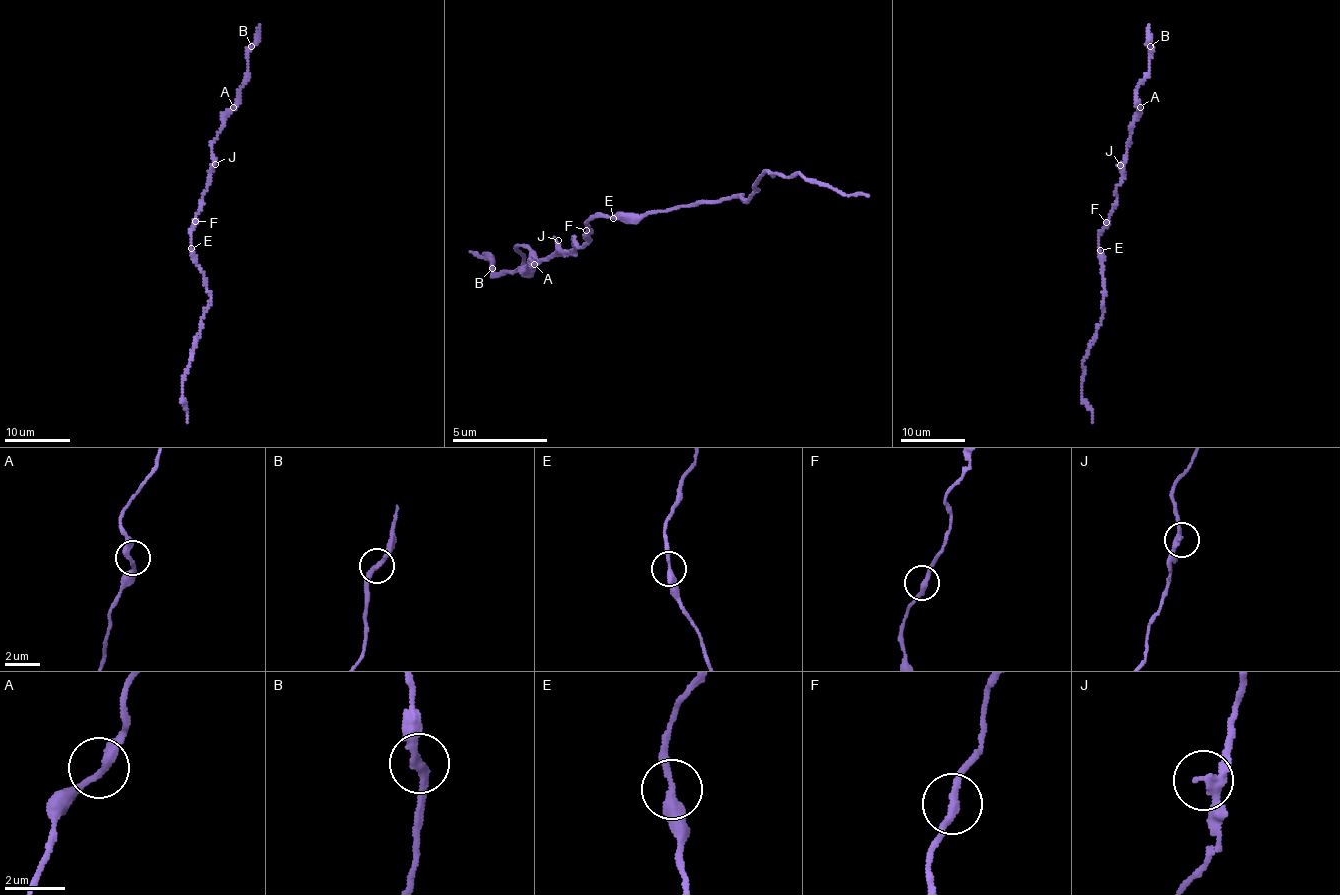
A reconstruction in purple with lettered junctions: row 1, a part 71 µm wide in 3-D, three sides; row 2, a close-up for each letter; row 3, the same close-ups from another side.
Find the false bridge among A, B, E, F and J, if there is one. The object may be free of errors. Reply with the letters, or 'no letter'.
no letter

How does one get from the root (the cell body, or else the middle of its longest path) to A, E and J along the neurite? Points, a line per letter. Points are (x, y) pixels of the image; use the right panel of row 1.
A: (1108, 222), (1116, 202), (1115, 188), (1123, 178), (1130, 125), (1140, 107)
E: (1108, 222), (1099, 237), (1100, 250)
J: (1108, 222), (1116, 202), (1115, 188), (1123, 178), (1120, 165)

